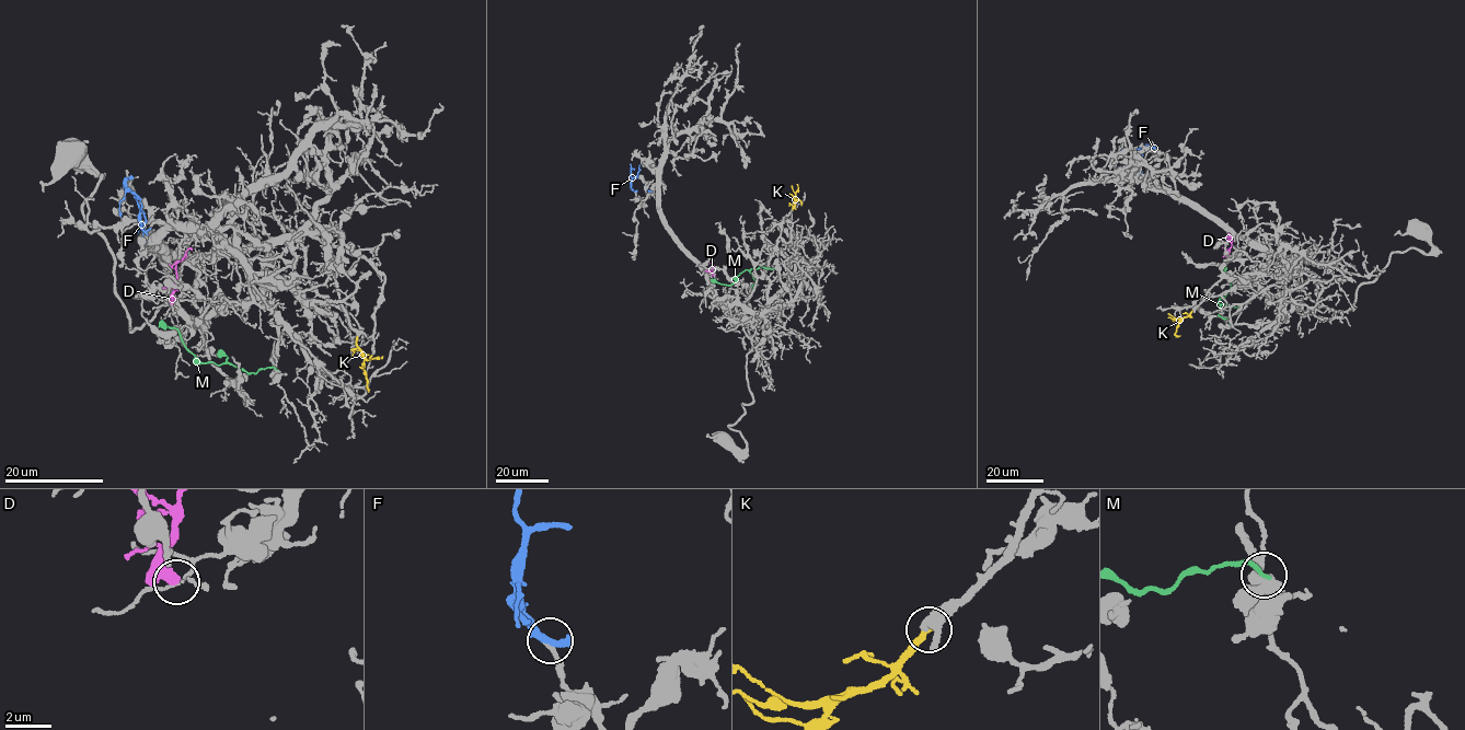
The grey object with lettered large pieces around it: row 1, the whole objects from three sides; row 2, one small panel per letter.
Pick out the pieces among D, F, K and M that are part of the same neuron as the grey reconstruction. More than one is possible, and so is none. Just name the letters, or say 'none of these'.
K

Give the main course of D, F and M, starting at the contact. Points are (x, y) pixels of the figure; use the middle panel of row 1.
D: (714, 277), (711, 270), (714, 259)
F: (634, 190), (631, 180), (636, 177), (652, 192)
M: (777, 267), (761, 266), (745, 269), (730, 285), (711, 279)

